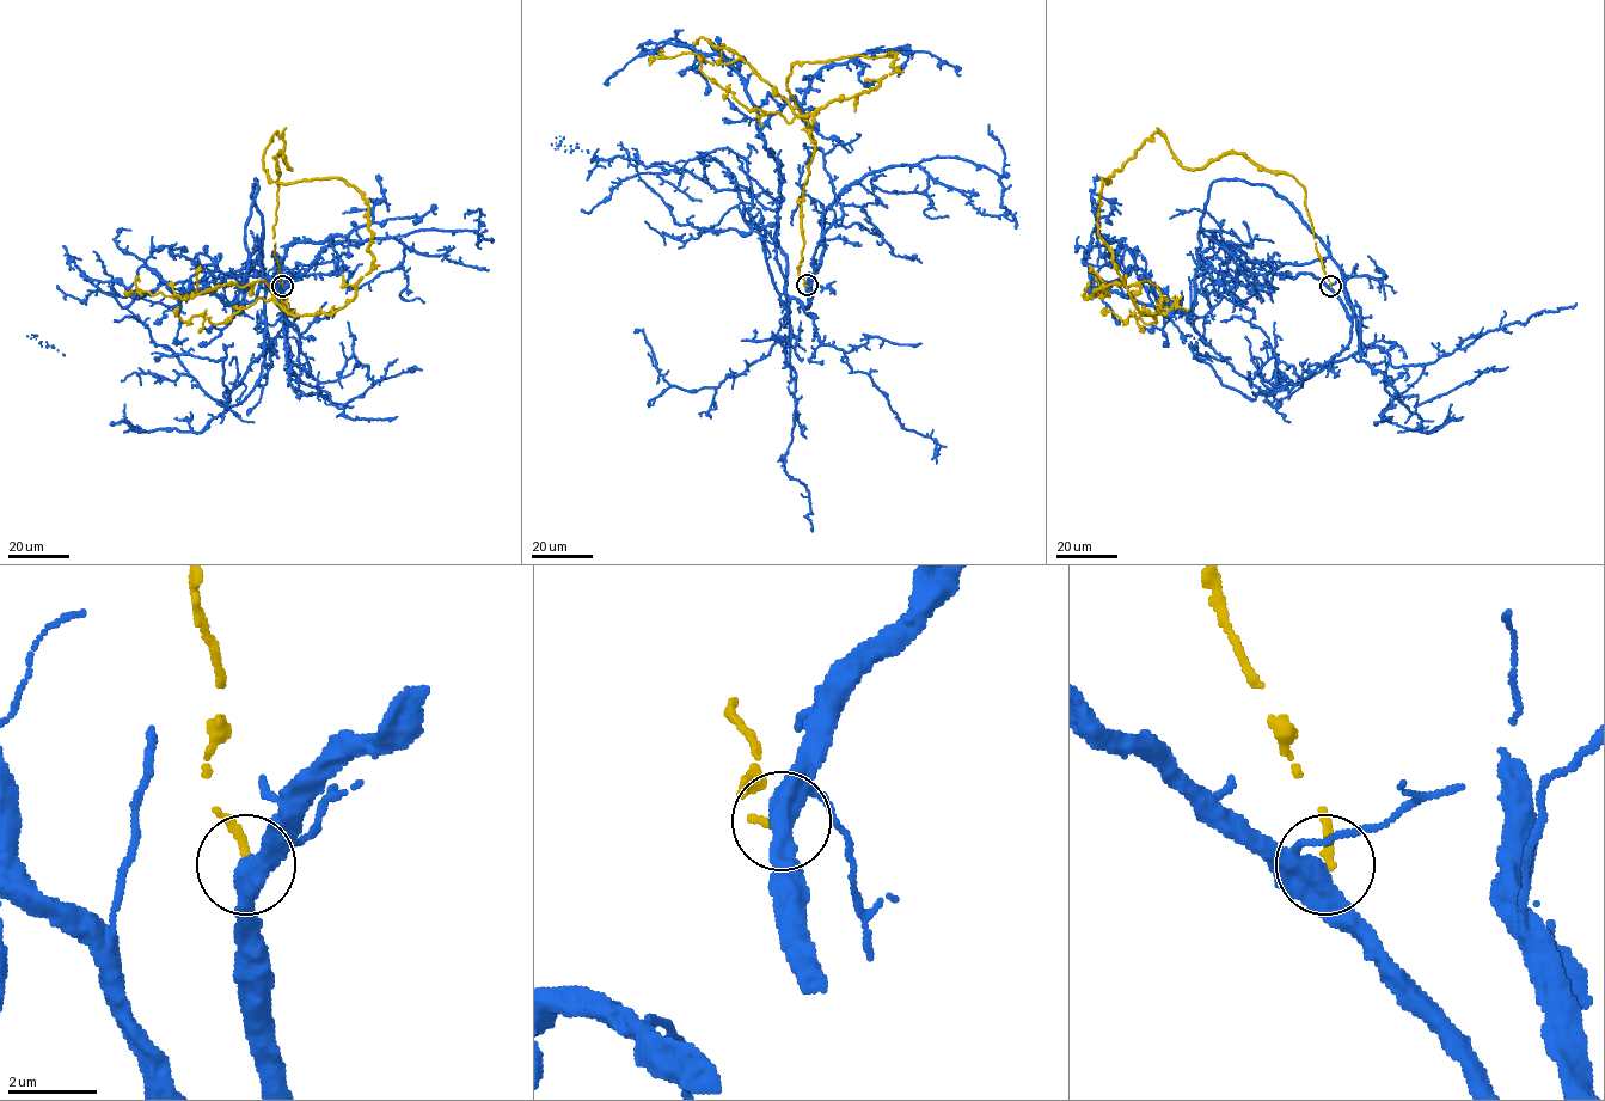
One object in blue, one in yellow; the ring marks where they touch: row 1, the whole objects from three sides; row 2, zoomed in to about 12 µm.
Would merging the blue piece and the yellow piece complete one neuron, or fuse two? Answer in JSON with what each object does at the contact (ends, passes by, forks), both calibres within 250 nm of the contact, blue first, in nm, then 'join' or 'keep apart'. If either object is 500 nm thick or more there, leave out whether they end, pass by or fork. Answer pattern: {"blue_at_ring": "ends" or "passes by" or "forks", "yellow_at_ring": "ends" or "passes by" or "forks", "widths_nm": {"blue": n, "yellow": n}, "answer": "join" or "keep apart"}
{"blue_at_ring": "forks", "yellow_at_ring": "ends", "widths_nm": {"blue": 400, "yellow": 190}, "answer": "keep apart"}

